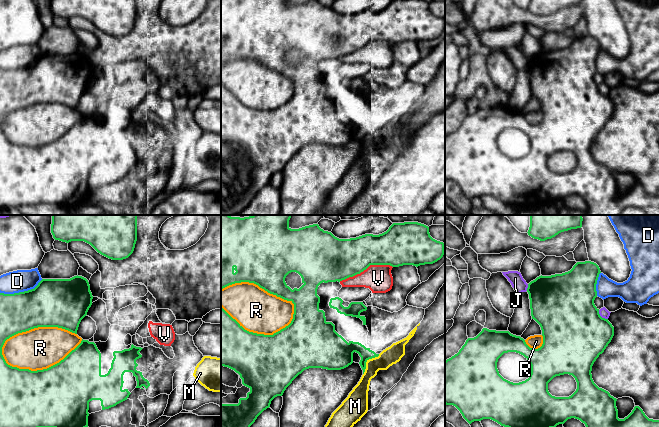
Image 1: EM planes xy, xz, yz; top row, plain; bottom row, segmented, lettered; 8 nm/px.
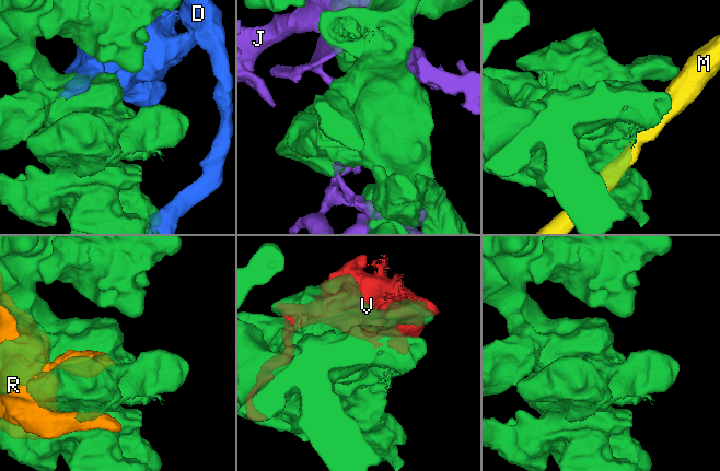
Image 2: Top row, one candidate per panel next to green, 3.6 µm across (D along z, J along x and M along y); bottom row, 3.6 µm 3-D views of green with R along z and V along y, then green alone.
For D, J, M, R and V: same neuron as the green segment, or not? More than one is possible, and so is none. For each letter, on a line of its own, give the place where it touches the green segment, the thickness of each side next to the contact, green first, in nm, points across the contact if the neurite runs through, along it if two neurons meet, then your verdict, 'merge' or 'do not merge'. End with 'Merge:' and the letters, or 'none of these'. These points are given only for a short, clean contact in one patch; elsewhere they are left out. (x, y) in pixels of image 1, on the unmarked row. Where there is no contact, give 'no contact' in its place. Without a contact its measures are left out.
D: meets green in xy at (21, 68); 360 nm thick on the green side, 180 nm on the other; do not merge
J: meets green in yz at (600, 92); 500 nm thick on the green side, 80 nm on the other; do not merge
M: meets green in xz at (366, 137); 260 nm thick on the green side, 140 nm on the other; do not merge
R: meets green in xy at (40, 146); 480 nm thick on the green side, 340 nm on the other; do not merge
V: meets green in xz at (365, 45); 340 nm thick on the green side, 220 nm on the other; do not merge
Merge: none of these

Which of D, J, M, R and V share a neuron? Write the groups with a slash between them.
D / J / M / R / V

